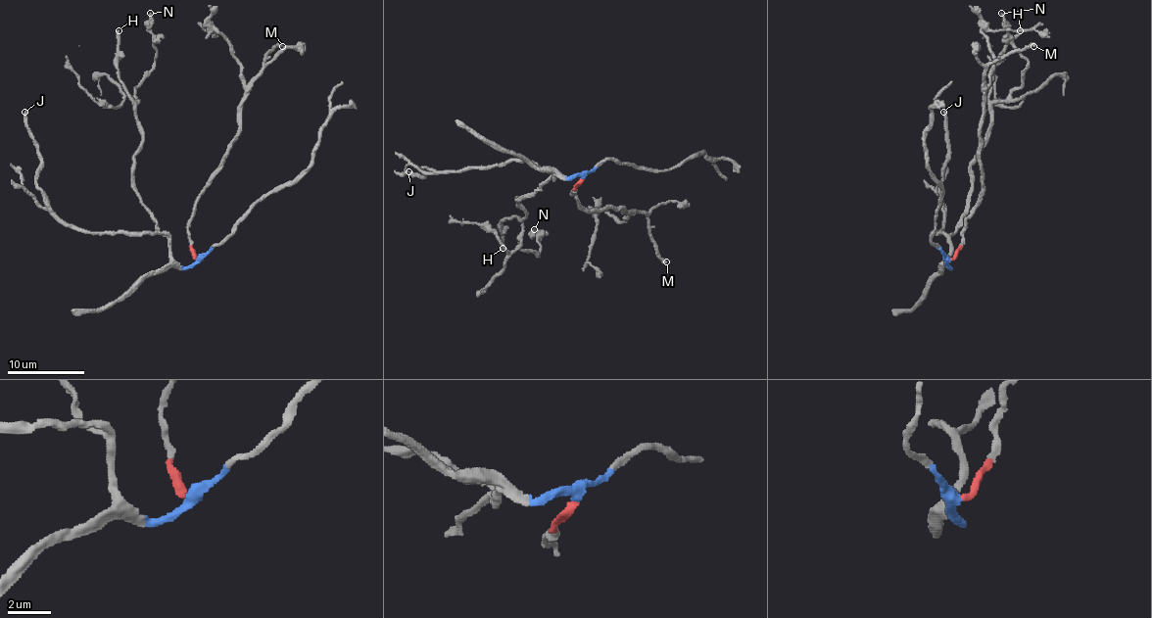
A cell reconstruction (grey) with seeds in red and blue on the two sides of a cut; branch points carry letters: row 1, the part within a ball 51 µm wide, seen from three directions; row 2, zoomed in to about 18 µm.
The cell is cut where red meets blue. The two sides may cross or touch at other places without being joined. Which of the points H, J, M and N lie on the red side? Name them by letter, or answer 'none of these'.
M

